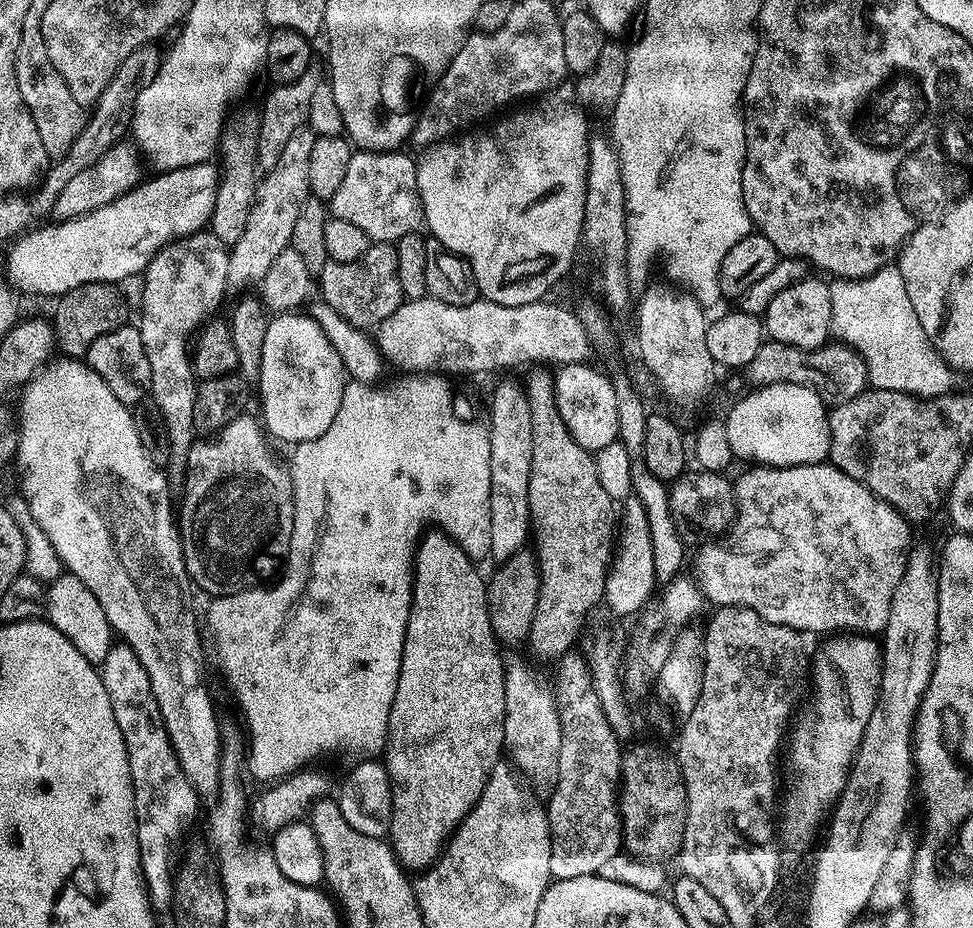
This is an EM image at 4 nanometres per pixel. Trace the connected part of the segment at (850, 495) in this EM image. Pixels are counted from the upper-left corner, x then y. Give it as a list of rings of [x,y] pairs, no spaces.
[[[831,462],[823,464],[803,464],[802,466],[790,466],[789,468],[769,468],[767,466],[752,466],[749,467],[749,472],[744,472],[740,477],[735,477],[734,491],[736,494],[736,518],[733,520],[731,527],[728,528],[726,534],[719,538],[709,539],[704,542],[704,545],[696,552],[696,573],[694,579],[696,587],[700,589],[701,596],[705,601],[711,602],[716,606],[735,606],[738,608],[749,608],[758,614],[762,614],[762,618],[766,618],[766,622],[774,622],[782,626],[790,626],[794,630],[798,630],[802,634],[809,634],[808,632],[824,632],[823,634],[834,634],[839,630],[857,630],[862,634],[880,634],[883,633],[886,622],[890,618],[890,602],[894,598],[894,590],[898,590],[898,582],[902,582],[902,574],[904,573],[904,564],[908,560],[907,551],[910,547],[908,541],[908,527],[909,521],[905,519],[903,513],[899,512],[894,506],[890,506],[884,500],[878,499],[865,484],[859,484],[854,478],[850,478],[850,474],[846,474],[842,470],[838,470]]]

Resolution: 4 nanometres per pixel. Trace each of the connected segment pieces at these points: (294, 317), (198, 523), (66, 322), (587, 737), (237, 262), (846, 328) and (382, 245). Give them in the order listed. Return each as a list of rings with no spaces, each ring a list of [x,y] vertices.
[[[293,310],[269,319],[258,385],[263,427],[273,441],[285,440],[288,446],[326,434],[334,414],[338,414],[338,406],[342,406],[346,383],[344,363],[330,338],[326,338],[322,326],[311,315],[300,314]]]
[[[248,415],[235,416],[211,438],[200,438],[193,443],[188,455],[188,471],[184,474],[184,497],[178,500],[178,531],[188,577],[199,591],[201,588],[209,592],[212,598],[233,596],[271,581],[288,559],[294,530],[292,477],[285,465],[283,468],[272,457],[261,421],[255,415]]]
[[[99,280],[93,284],[83,284],[70,290],[65,296],[55,301],[56,317],[50,323],[55,343],[68,358],[87,357],[90,342],[94,338],[102,338],[102,334],[110,334],[110,330],[118,330],[129,319],[128,304],[119,292],[115,283],[104,284]]]
[[[573,650],[559,661],[560,673],[556,676],[556,688],[554,687],[554,695],[556,698],[556,709],[558,710],[558,718],[562,726],[562,750],[558,754],[558,786],[554,786],[554,794],[547,797],[546,811],[548,813],[548,829],[550,830],[550,874],[558,880],[566,878],[576,878],[578,876],[594,876],[603,873],[606,862],[610,862],[610,858],[618,855],[622,848],[621,833],[621,813],[618,803],[618,793],[621,789],[621,757],[622,743],[617,738],[614,730],[611,729],[610,722],[607,721],[606,714],[603,713],[602,702],[599,701],[598,694],[592,687],[592,674],[590,664],[587,659],[584,660],[578,654],[579,651]]]
[[[307,126],[294,130],[286,146],[282,146],[278,162],[259,177],[254,202],[246,218],[246,230],[242,230],[242,238],[238,238],[238,242],[231,245],[228,253],[226,282],[233,293],[243,293],[243,288],[248,288],[251,284],[252,287],[259,285],[266,270],[270,270],[271,264],[274,263],[274,258],[278,258],[278,254],[282,254],[282,250],[291,245],[294,222],[302,206],[310,198],[310,153],[316,137],[316,133]]]
[[[885,266],[857,280],[833,279],[830,284],[830,310],[832,336],[863,358],[871,387],[894,390],[917,398],[941,395],[940,380],[950,375],[950,369],[930,342],[926,330],[922,330],[922,322],[918,322],[918,314],[914,314],[914,306],[910,306],[910,294],[906,294],[906,282],[902,282],[899,267]]]
[[[376,242],[362,254],[358,262],[334,262],[329,260],[318,273],[318,292],[321,292],[323,303],[328,304],[346,322],[355,328],[365,330],[375,329],[398,306],[404,303],[406,297],[402,290],[402,282],[398,280],[398,254],[396,245],[392,242]]]

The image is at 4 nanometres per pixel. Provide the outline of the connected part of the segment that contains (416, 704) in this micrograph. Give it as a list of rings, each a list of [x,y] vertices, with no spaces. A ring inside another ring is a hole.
[[[439,530],[429,531],[420,537],[416,546],[414,557],[414,575],[412,578],[412,605],[410,606],[410,618],[406,622],[406,638],[402,646],[402,662],[398,674],[398,690],[394,694],[394,702],[390,710],[390,722],[388,723],[388,743],[384,746],[382,763],[388,772],[392,783],[392,813],[390,814],[390,830],[387,839],[392,846],[392,852],[400,861],[401,868],[405,870],[427,870],[440,858],[451,835],[460,827],[460,824],[470,814],[470,810],[478,802],[478,798],[484,793],[488,784],[488,773],[501,763],[504,747],[504,673],[506,660],[500,657],[501,645],[496,643],[496,635],[490,626],[490,614],[488,613],[488,585],[485,577],[480,577],[477,565],[467,554],[460,549],[459,544]]]

